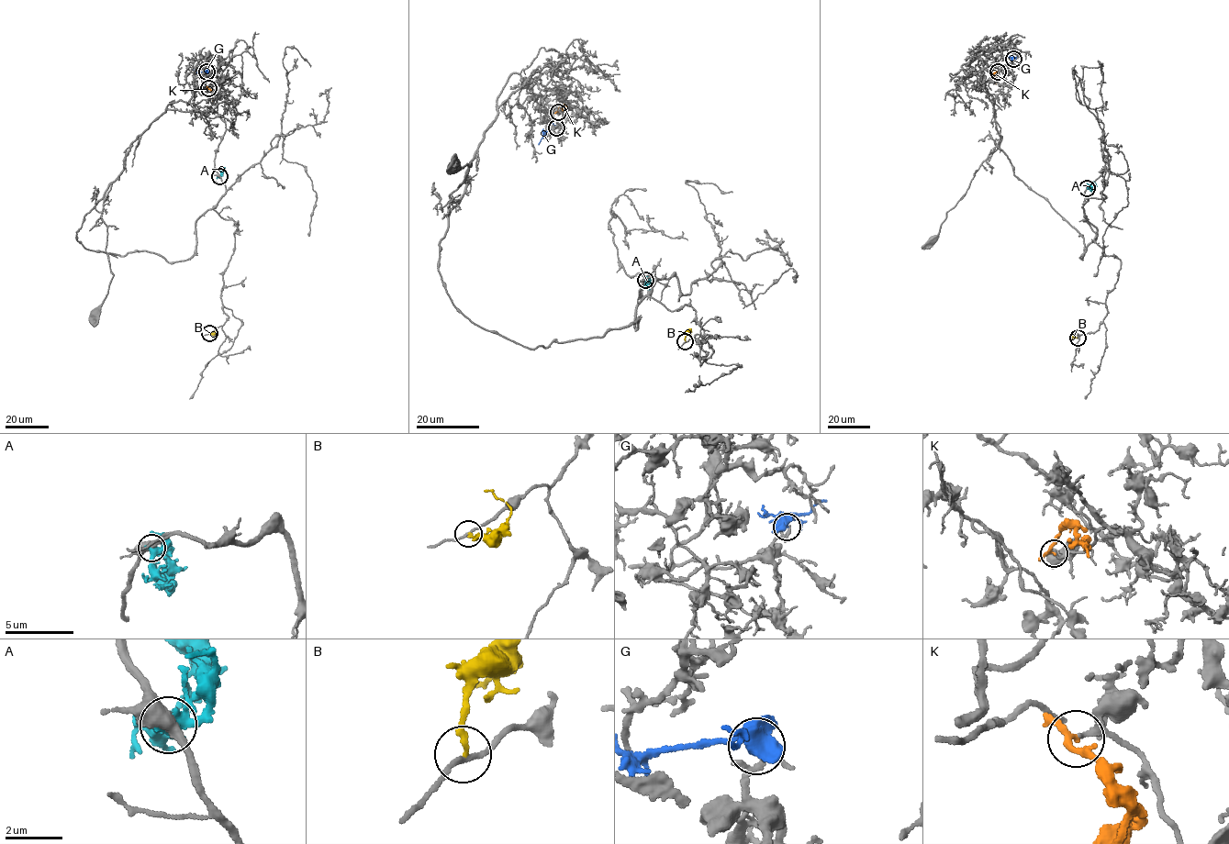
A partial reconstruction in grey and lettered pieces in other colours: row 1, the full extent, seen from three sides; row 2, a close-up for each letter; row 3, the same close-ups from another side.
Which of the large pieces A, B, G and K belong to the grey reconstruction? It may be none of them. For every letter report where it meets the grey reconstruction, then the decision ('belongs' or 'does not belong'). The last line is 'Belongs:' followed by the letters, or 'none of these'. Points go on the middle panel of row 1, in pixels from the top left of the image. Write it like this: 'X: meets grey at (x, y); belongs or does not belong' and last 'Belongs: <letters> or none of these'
A: meets grey at (645, 280); does not belong
B: meets grey at (685, 341); does not belong
G: meets grey at (556, 127); does not belong
K: meets grey at (558, 112); does not belong
Belongs: none of these

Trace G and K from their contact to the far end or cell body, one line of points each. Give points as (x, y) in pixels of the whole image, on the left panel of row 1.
G: (206, 72), (192, 69)
K: (208, 88), (213, 93), (212, 101)

